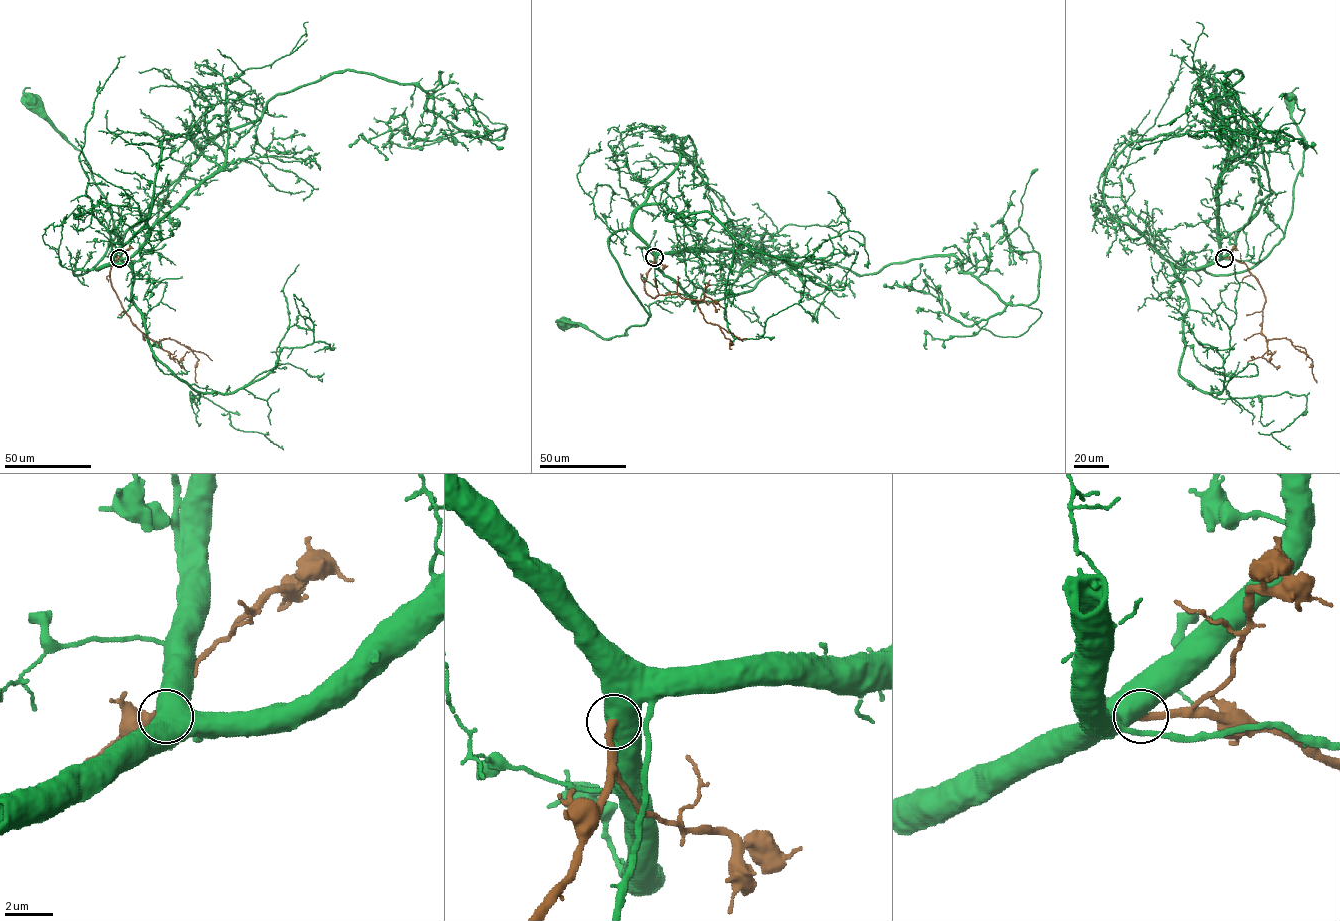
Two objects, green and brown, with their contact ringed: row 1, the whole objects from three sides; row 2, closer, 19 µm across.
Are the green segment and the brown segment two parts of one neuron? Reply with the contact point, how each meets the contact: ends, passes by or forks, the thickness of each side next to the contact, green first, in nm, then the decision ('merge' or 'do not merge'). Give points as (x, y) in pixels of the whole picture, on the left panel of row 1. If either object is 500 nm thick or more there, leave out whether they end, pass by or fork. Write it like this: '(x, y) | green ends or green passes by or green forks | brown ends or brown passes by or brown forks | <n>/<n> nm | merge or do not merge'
(119, 258) | 750/340 nm | merge

